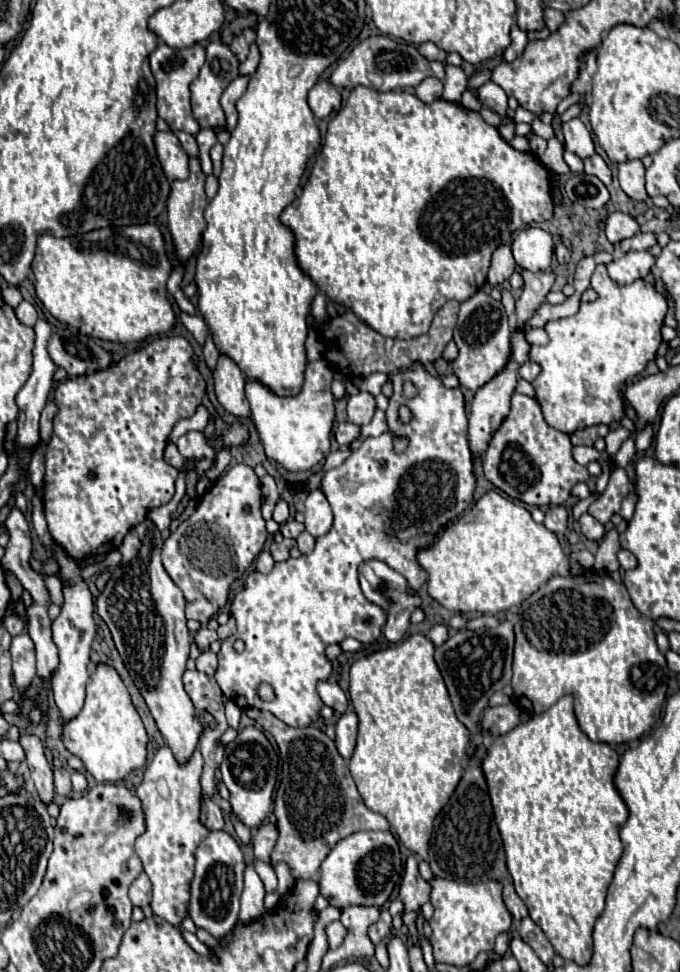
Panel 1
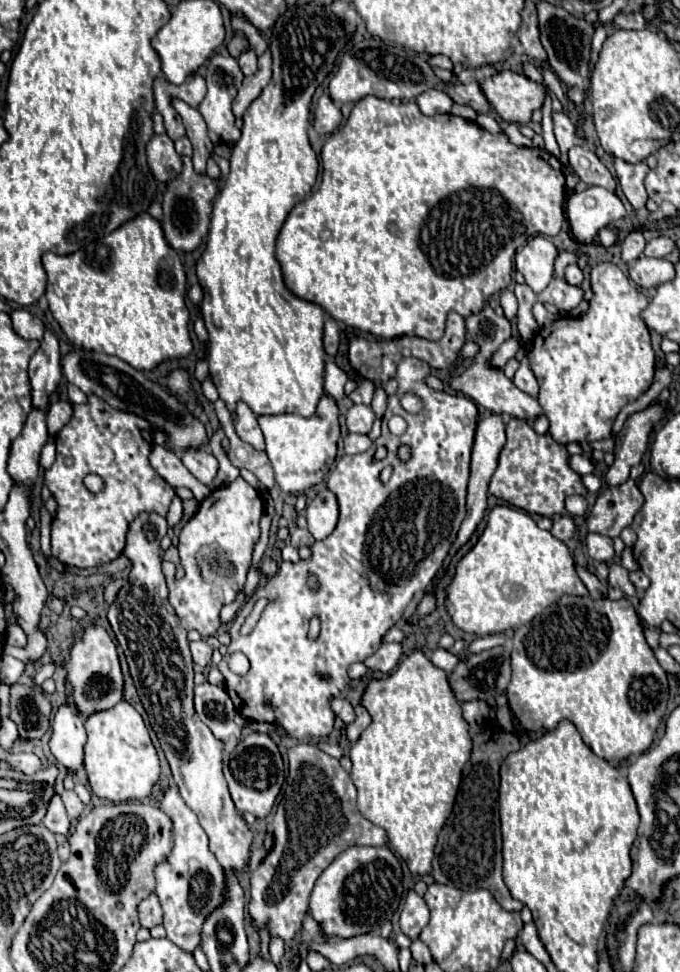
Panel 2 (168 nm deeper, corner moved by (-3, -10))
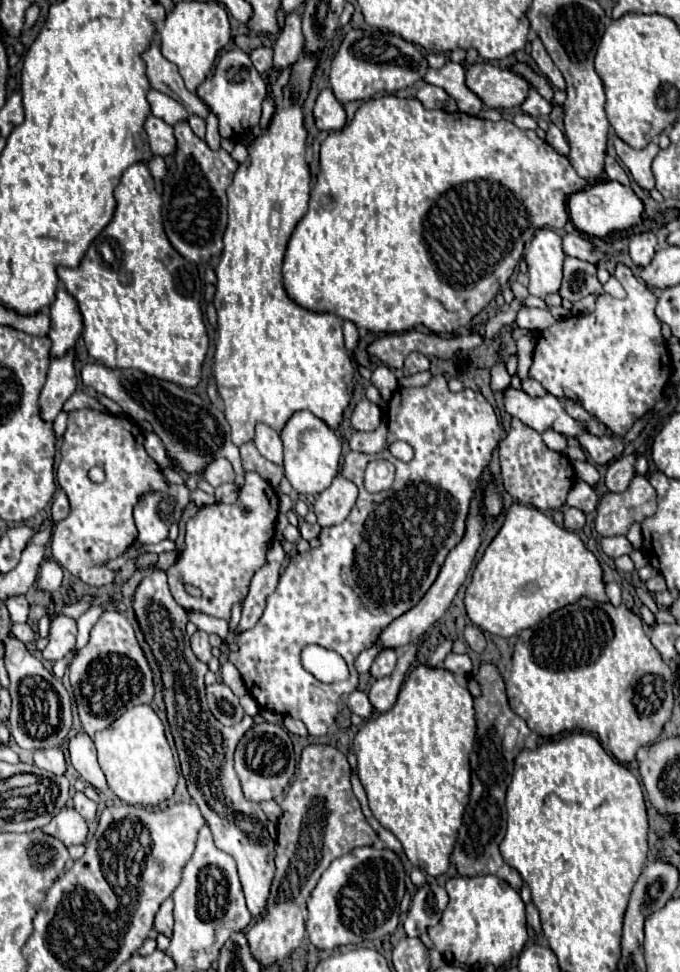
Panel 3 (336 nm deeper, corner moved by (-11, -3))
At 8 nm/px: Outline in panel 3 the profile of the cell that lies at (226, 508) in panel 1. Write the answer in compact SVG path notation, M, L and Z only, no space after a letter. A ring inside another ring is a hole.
M247 472L235 504L215 502L203 506L187 522L185 550L167 570L171 594L187 612L195 610L213 618L229 620L233 604L245 598L249 580L253 572L265 564L265 548L275 534L273 522L277 518L279 498L277 492L269 490L273 490L269 482L255 472ZM187 588L195 588L195 594Z

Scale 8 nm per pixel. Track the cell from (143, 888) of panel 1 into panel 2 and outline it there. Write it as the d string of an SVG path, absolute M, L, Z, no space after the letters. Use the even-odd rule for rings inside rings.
M157 895L147 897L147 899L139 905L139 915L141 915L141 925L143 925L145 929L151 929L151 927L163 923L163 911L161 911L161 905L159 905Z

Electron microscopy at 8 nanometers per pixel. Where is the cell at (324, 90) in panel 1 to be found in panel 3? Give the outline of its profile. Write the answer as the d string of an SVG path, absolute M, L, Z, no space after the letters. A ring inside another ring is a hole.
M325 88L313 108L315 124L319 130L341 130L345 126L345 108L343 104L335 98L331 88Z

